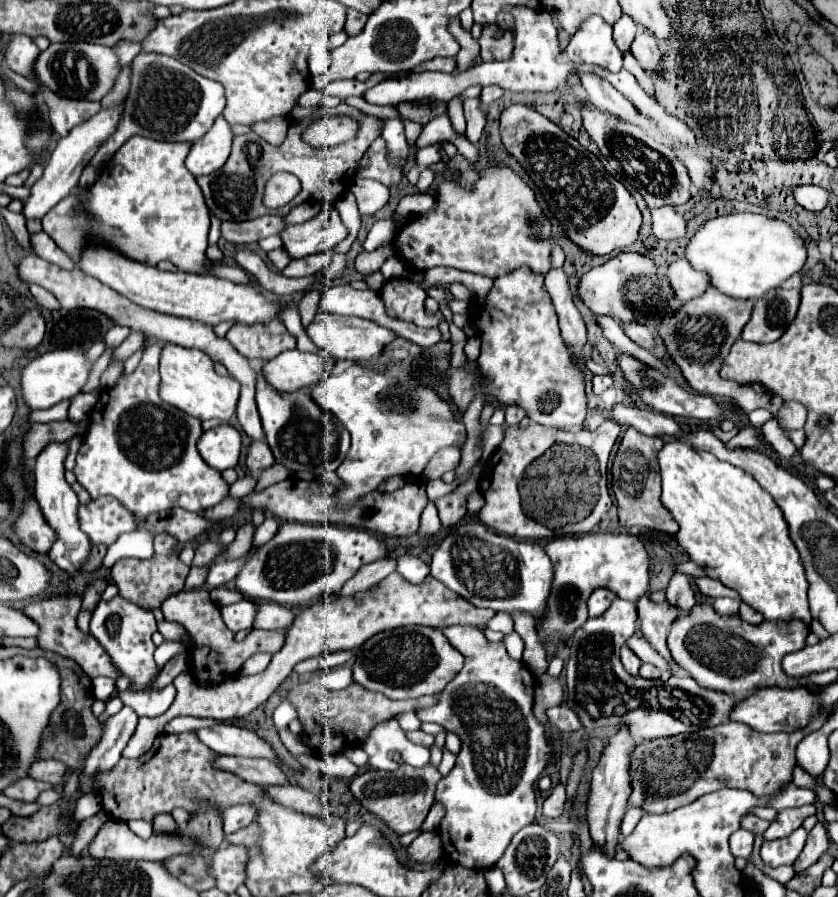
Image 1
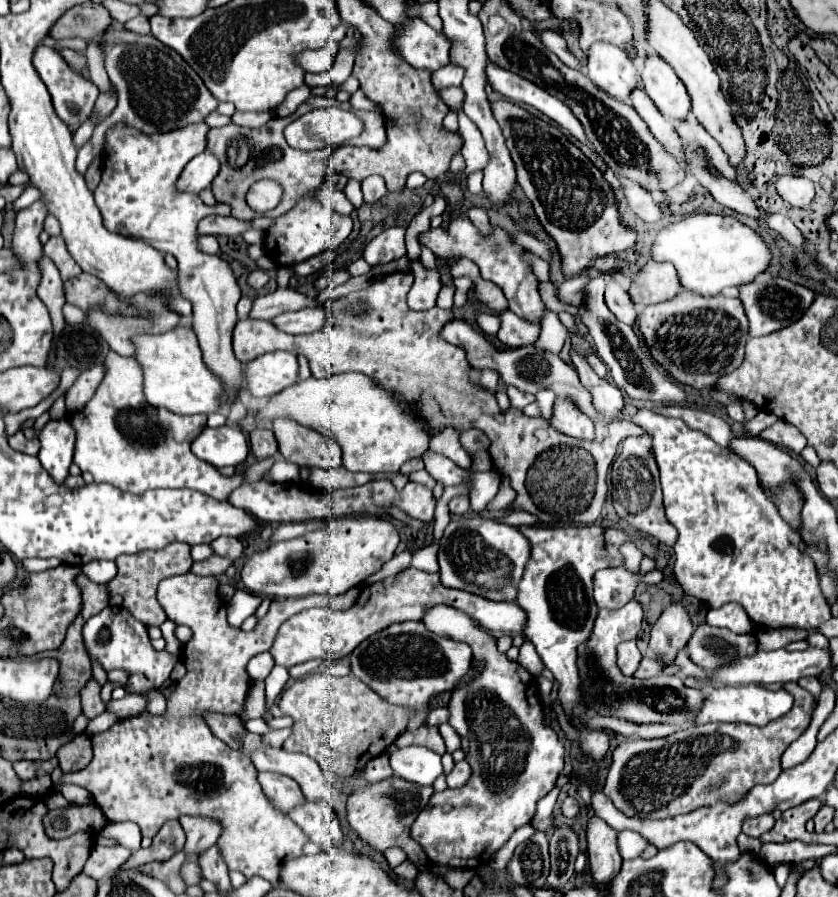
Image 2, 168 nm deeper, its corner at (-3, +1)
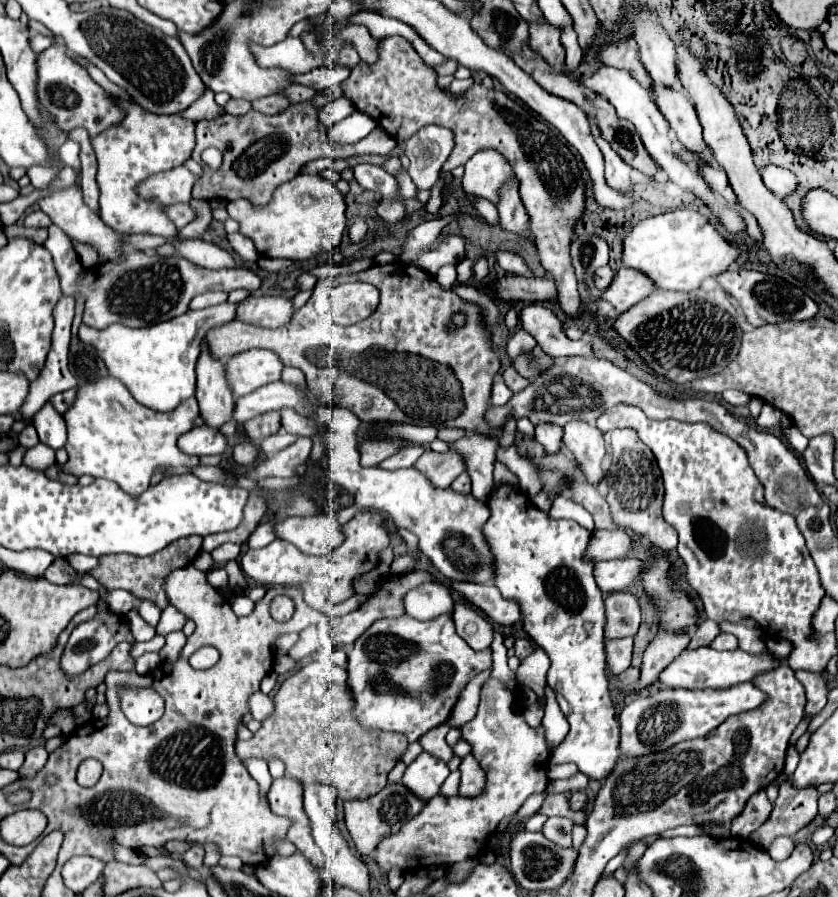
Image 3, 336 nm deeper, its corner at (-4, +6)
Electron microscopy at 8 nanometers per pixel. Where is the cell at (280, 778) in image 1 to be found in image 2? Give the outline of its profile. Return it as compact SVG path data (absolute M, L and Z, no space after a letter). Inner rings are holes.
M258 773L258 783L270 795L274 805L282 809L282 813L288 813L298 801L304 801L304 795L294 779L278 773Z

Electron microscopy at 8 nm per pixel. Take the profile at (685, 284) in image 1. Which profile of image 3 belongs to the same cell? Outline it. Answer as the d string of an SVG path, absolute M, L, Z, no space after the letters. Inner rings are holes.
M621 268L607 290L601 294L601 298L621 314L643 300L643 296L649 296L653 290L655 286L651 284L651 280L647 280L647 276L635 272L633 268Z

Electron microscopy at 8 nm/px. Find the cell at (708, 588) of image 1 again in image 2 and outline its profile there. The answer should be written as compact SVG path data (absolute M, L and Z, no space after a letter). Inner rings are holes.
M626 567L602 569L594 575L594 601L598 609L618 609L632 599L634 589L638 585L656 585L662 583L665 578L664 572L658 569L646 575L632 575L626 571Z

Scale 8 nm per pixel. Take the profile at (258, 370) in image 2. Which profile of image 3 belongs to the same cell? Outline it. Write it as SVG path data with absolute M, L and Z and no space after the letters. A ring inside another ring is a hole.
M245 350L225 360L225 378L233 396L245 396L281 378L281 360L267 350Z

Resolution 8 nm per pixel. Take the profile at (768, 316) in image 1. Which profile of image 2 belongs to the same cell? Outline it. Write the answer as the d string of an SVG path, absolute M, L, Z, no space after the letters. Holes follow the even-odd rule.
M776 277L776 279L758 279L752 281L750 285L742 285L740 299L744 303L746 317L750 321L750 337L764 337L798 321L814 301L814 291L794 281Z

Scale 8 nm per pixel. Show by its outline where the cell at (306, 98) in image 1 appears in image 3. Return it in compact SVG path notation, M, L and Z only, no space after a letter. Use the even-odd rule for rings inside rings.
M271 94L271 96L257 98L255 102L251 102L251 106L253 106L253 110L265 112L265 114L275 114L275 112L281 112L283 108L287 108L289 100L283 94Z

